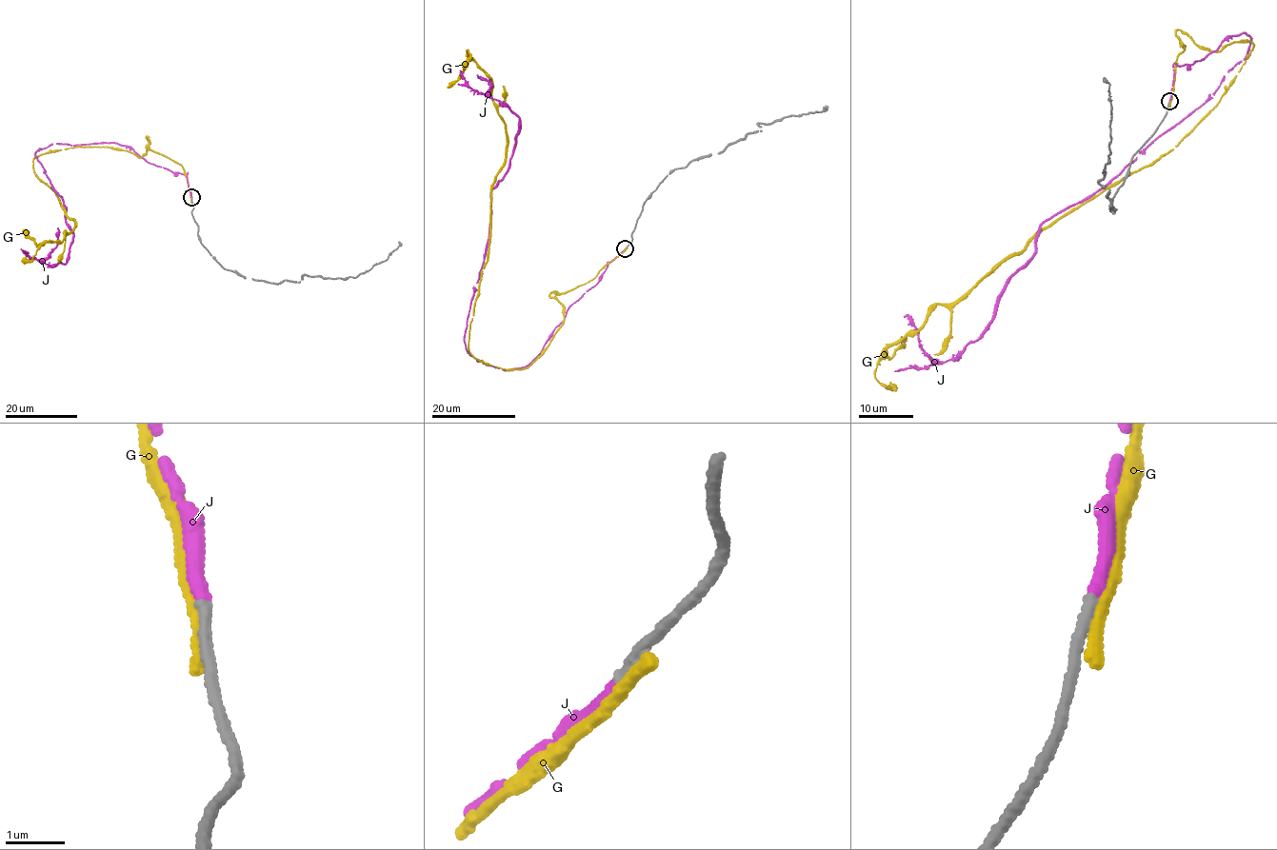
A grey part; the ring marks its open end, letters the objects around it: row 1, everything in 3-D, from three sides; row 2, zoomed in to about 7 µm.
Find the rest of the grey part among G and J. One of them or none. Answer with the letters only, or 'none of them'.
J

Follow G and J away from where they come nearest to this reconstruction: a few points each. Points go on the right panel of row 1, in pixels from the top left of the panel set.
G: (1169, 103), (1177, 29), (1218, 52), (1253, 46), (1174, 148), (885, 351), (875, 376), (895, 385)
J: (1169, 100), (1175, 65), (1251, 40), (1209, 99), (1041, 225), (987, 330), (954, 358), (929, 360), (903, 316)

